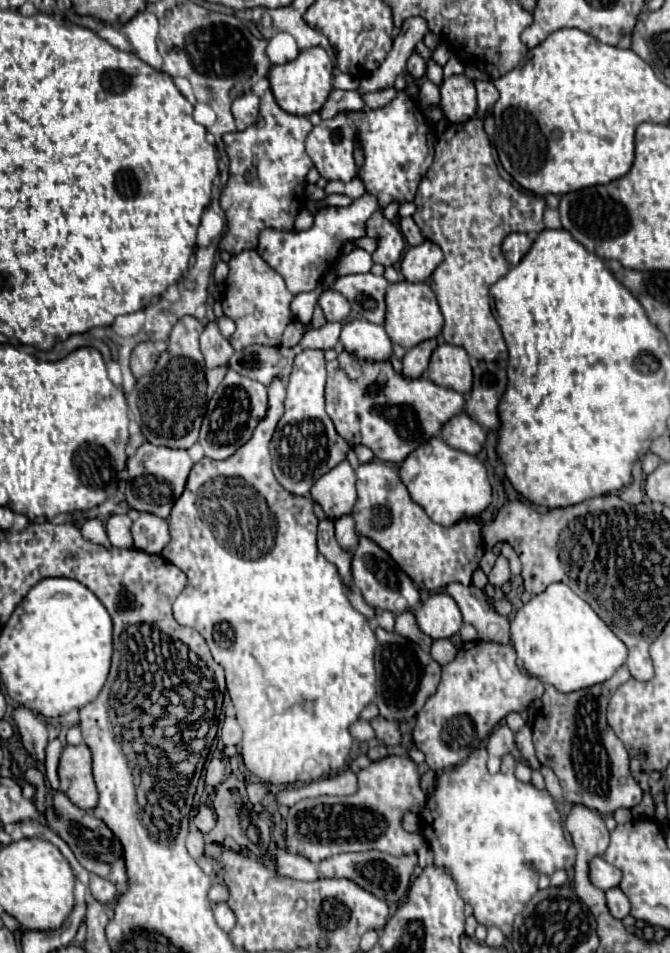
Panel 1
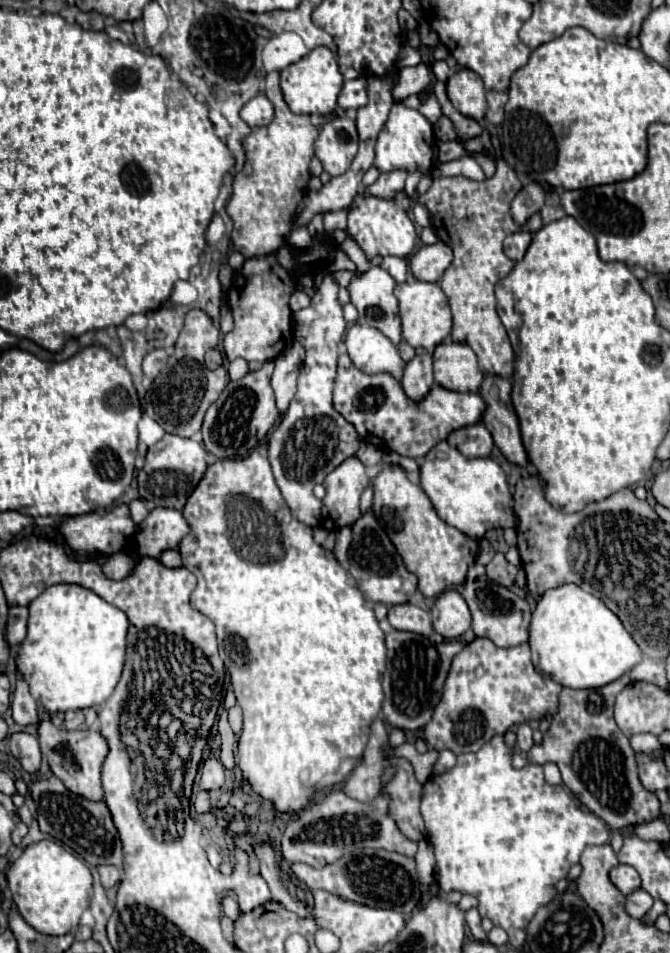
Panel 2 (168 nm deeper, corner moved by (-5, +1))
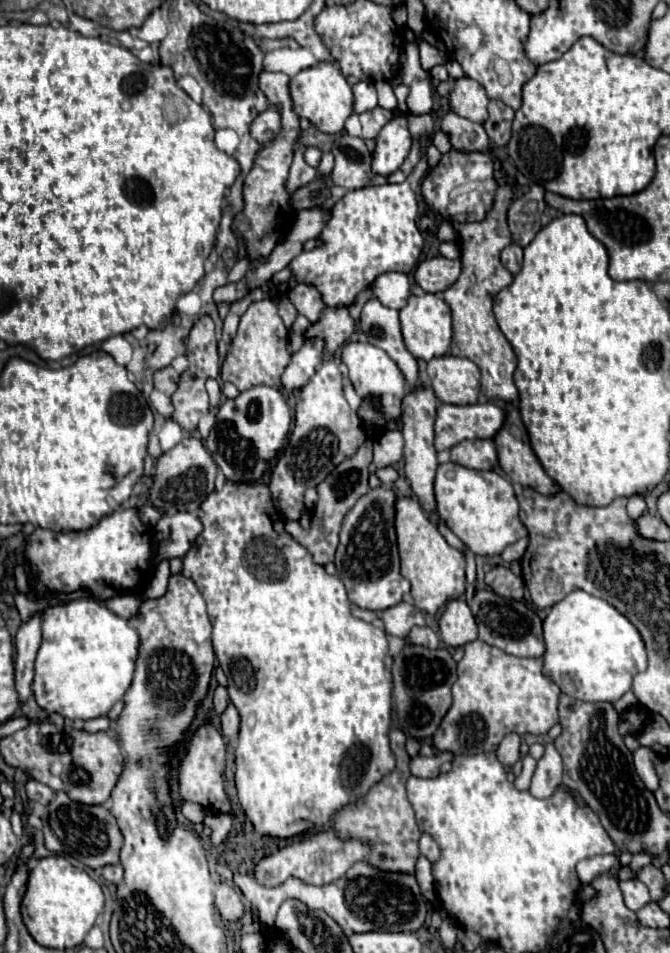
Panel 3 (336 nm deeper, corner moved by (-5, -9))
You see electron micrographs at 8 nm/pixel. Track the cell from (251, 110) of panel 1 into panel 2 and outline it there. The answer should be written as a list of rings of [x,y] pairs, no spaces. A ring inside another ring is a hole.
[[[257,94],[251,102],[247,102],[241,110],[241,118],[251,126],[251,128],[257,128],[257,126],[267,126],[271,120],[273,120],[273,104],[269,102],[269,98],[265,94]]]

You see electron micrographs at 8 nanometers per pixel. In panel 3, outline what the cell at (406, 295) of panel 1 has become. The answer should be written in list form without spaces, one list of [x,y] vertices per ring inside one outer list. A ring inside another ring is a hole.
[[[423,294],[411,296],[405,308],[399,310],[401,316],[401,330],[405,348],[421,360],[431,360],[433,356],[443,356],[449,352],[451,344],[451,310],[439,294]]]

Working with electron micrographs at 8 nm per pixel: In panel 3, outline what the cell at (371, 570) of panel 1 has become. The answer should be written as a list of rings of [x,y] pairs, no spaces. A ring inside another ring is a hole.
[[[375,488],[357,500],[351,512],[343,520],[341,540],[335,554],[337,574],[341,576],[349,600],[359,608],[367,610],[387,610],[409,594],[411,584],[399,574],[399,556],[395,542],[395,490]]]

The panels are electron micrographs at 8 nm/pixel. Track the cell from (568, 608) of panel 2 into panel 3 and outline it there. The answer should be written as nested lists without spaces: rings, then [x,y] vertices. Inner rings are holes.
[[[573,590],[561,602],[551,606],[543,620],[543,640],[543,674],[555,682],[563,694],[583,702],[617,702],[625,692],[631,690],[633,676],[647,668],[647,654],[637,628],[623,614],[611,608],[611,604],[589,596],[583,590]]]

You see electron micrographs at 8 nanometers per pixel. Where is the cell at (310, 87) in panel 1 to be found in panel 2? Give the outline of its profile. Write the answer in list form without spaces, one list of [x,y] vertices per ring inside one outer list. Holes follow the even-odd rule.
[[[315,48],[299,62],[287,66],[281,72],[281,90],[285,102],[295,114],[321,114],[331,116],[337,110],[337,96],[343,88],[343,74],[339,72],[339,64],[329,48]]]

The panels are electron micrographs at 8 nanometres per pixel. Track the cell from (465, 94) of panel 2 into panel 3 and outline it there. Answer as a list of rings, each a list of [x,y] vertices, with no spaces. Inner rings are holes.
[[[465,76],[455,82],[455,88],[449,94],[451,110],[477,124],[483,124],[487,120],[487,104],[489,98],[483,92],[483,86]]]

